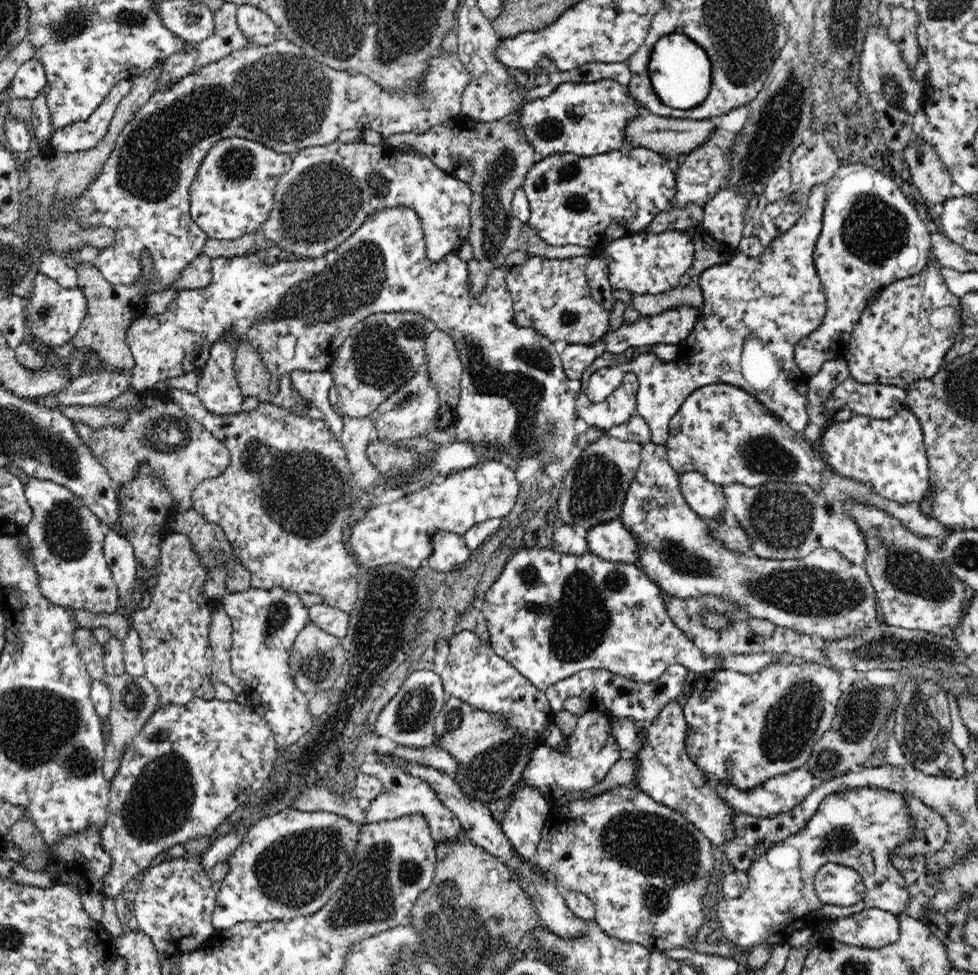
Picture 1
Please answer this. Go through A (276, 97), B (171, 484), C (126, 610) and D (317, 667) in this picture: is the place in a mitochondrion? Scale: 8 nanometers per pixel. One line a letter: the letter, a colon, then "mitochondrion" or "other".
A: mitochondrion
B: other
C: other
D: mitochondrion

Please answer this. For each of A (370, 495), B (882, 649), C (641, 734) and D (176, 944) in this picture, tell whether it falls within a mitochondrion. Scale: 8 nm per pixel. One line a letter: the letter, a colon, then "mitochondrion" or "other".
A: other
B: mitochondrion
C: other
D: other

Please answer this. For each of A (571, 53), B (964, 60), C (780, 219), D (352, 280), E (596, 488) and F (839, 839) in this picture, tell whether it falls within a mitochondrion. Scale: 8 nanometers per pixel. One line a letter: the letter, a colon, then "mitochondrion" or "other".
A: other
B: other
C: other
D: mitochondrion
E: mitochondrion
F: mitochondrion

